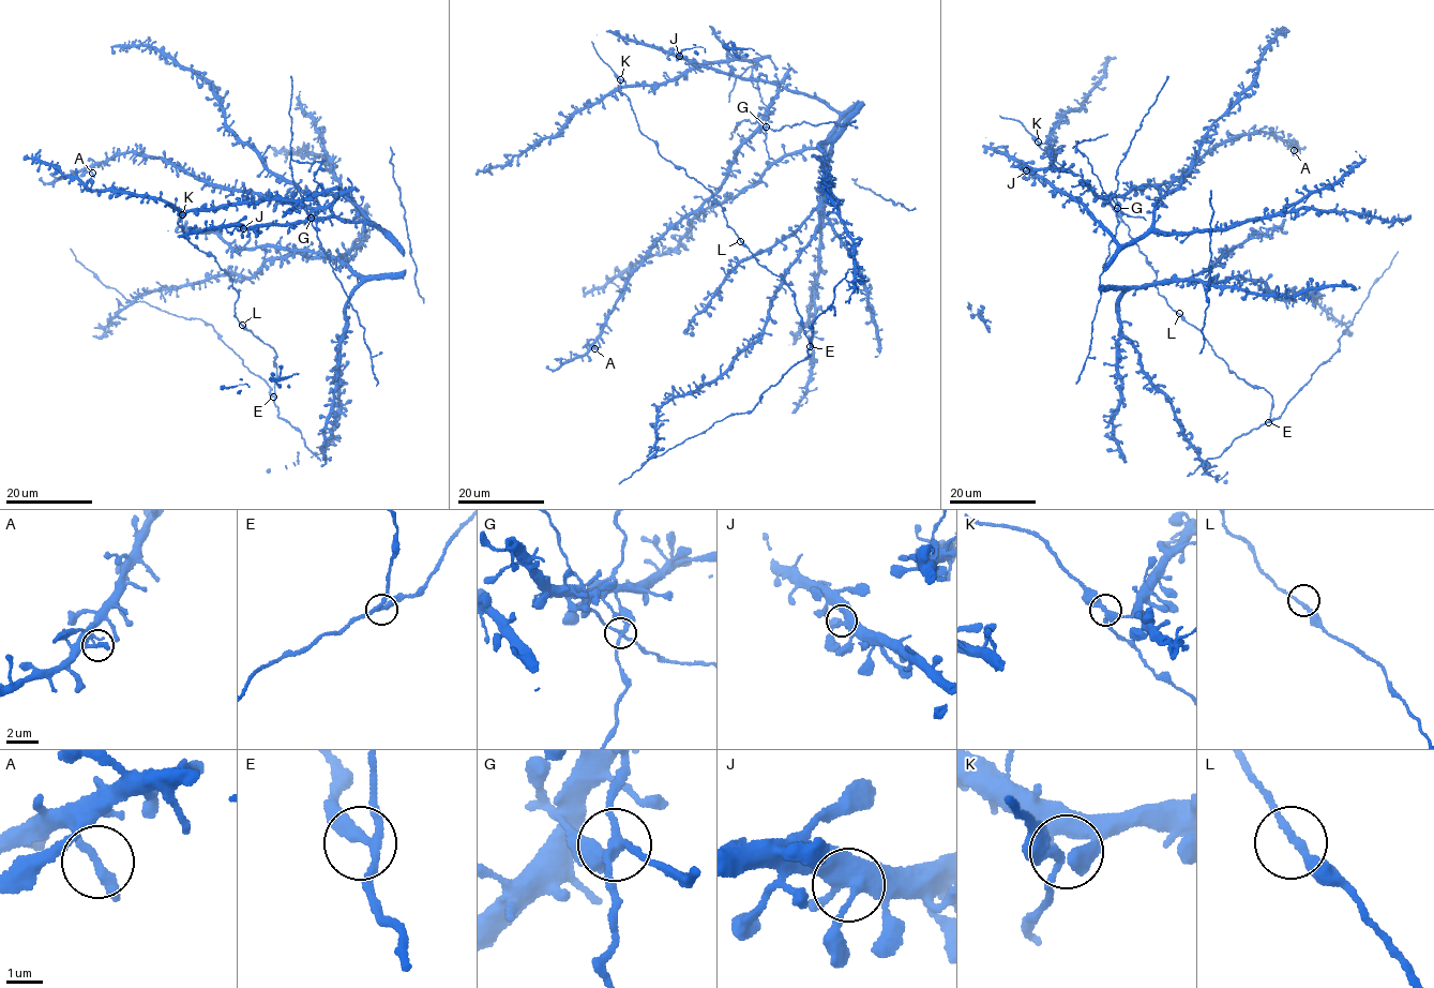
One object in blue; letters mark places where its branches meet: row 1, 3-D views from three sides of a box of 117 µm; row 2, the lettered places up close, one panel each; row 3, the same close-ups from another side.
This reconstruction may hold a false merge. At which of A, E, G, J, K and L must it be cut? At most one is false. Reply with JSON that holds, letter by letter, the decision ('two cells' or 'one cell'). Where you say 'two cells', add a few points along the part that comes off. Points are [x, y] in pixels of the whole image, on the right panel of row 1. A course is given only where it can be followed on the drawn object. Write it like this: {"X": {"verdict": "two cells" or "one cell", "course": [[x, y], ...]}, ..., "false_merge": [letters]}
{"A": {"verdict": "one cell"}, "E": {"verdict": "one cell"}, "G": {"verdict": "two cells", "course": [[1117, 209], [1107, 200], [1100, 180], [1076, 145], [1077, 141], [1107, 134]]}, "J": {"verdict": "one cell"}, "K": {"verdict": "one cell"}, "L": {"verdict": "one cell"}, "false_merge": ["G"]}

